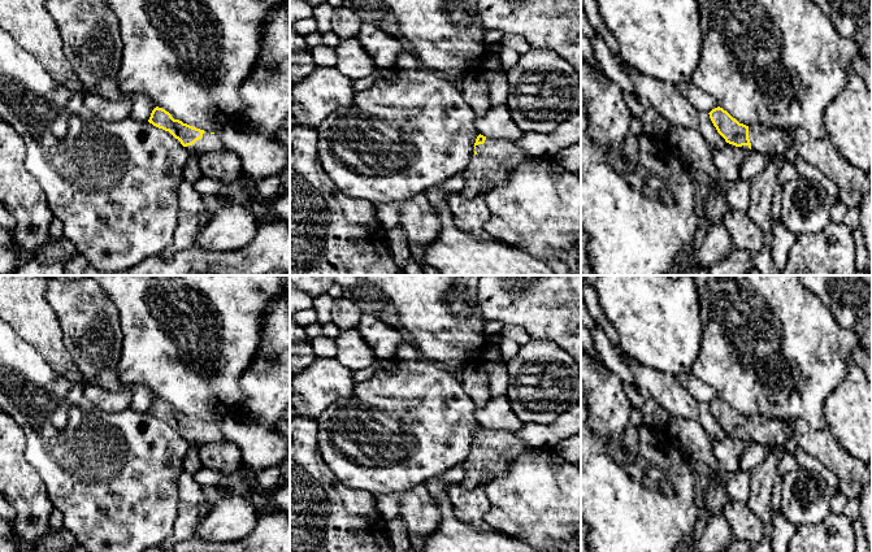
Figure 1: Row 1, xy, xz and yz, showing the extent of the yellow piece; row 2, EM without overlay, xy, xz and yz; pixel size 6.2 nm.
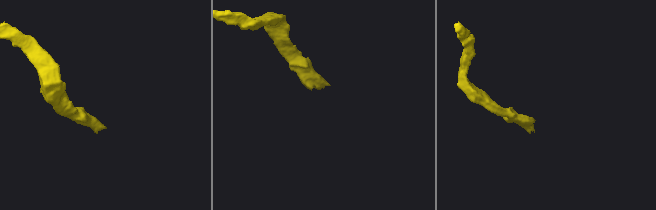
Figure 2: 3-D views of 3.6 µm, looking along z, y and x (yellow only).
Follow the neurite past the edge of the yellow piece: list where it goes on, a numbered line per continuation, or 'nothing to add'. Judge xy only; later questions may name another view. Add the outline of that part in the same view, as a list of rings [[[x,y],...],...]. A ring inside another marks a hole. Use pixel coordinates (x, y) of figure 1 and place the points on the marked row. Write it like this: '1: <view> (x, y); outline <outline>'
1: xy (209, 142); outline [[[204,132],[203,138],[196,140],[192,145],[187,145],[186,149],[194,155],[203,155],[205,152],[216,152],[226,149],[217,134]]]

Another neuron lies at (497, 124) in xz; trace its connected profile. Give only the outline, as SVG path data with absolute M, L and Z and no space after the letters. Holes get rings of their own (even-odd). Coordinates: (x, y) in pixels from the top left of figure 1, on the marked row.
M491 105L485 116L476 117L478 132L490 139L499 139L515 143L524 131L516 125L506 105Z

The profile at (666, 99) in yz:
M624 64L621 70L630 78L638 97L646 97L651 107L671 125L695 129L711 145L723 148L726 142L717 132L710 114L698 110L671 82L656 81Z

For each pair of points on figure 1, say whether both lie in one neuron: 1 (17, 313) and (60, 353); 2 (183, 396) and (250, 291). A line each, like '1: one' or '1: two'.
1: one
2: one

